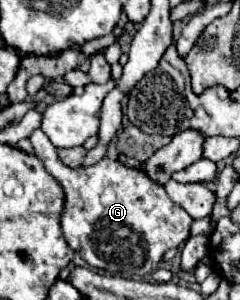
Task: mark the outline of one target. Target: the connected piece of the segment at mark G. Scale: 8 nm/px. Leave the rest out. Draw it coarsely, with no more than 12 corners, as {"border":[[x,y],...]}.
{"border":[[29,139],[63,187],[63,237],[91,267],[157,269],[189,213],[141,169],[69,169]]}

